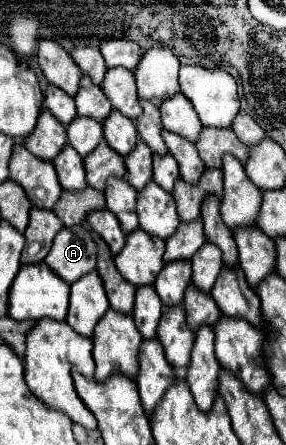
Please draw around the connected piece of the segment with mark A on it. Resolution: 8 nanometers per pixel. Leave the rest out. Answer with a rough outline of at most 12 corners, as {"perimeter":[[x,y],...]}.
{"perimeter":[[63,228],[45,264],[67,284],[97,266],[91,232]]}

